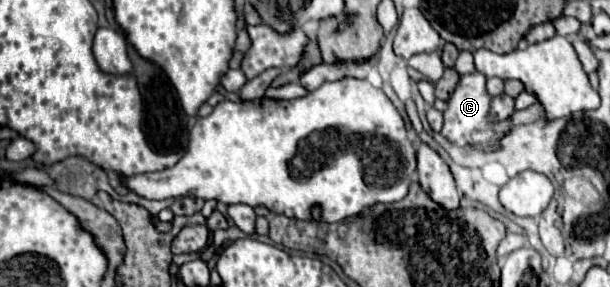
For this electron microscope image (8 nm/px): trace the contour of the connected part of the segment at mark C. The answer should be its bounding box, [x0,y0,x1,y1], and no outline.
[441,70,513,150]

